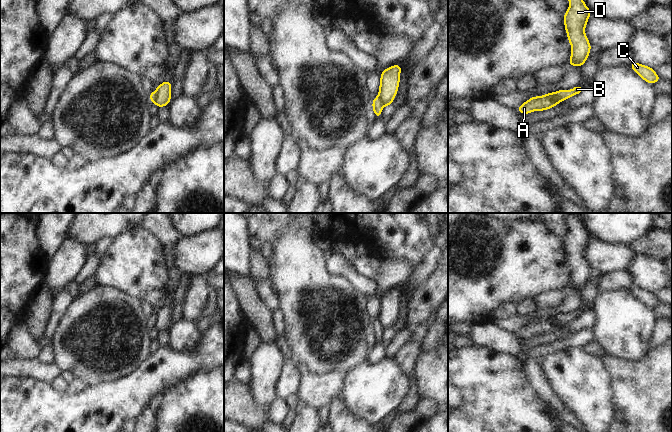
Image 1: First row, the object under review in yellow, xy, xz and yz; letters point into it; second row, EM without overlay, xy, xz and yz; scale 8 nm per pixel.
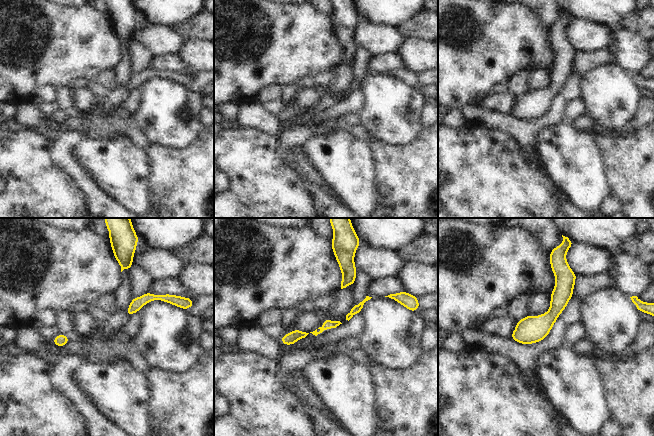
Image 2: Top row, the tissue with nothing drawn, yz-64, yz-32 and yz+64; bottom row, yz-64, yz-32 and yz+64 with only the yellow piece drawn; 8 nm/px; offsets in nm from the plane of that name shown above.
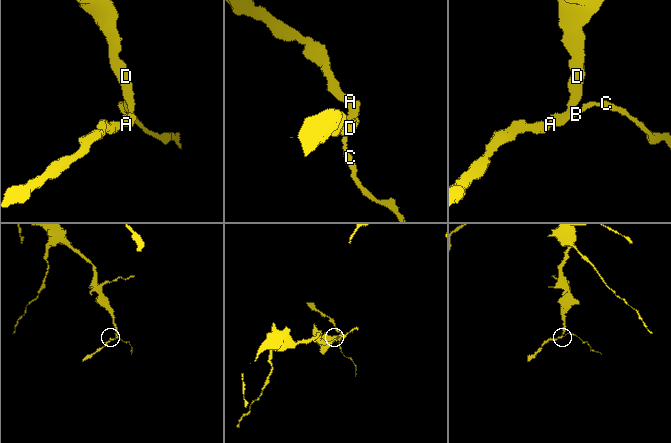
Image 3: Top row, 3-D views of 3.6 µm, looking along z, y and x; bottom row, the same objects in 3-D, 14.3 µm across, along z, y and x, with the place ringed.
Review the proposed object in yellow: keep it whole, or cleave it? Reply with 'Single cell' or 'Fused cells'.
Fused cells

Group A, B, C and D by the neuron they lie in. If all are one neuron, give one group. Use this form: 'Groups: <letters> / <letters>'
Groups: A D / B C

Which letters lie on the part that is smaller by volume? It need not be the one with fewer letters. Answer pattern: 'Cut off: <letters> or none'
Cut off: B, C

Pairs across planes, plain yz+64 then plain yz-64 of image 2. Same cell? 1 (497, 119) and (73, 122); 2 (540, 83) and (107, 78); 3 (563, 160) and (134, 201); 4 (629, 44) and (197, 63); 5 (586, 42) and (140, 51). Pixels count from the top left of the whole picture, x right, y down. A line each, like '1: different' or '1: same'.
1: different
2: same
3: same
4: same
5: different

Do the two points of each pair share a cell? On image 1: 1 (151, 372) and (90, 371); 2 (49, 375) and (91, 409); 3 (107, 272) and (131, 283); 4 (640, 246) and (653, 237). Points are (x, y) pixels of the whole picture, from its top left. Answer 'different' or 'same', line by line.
1: different
2: different
3: same
4: same

